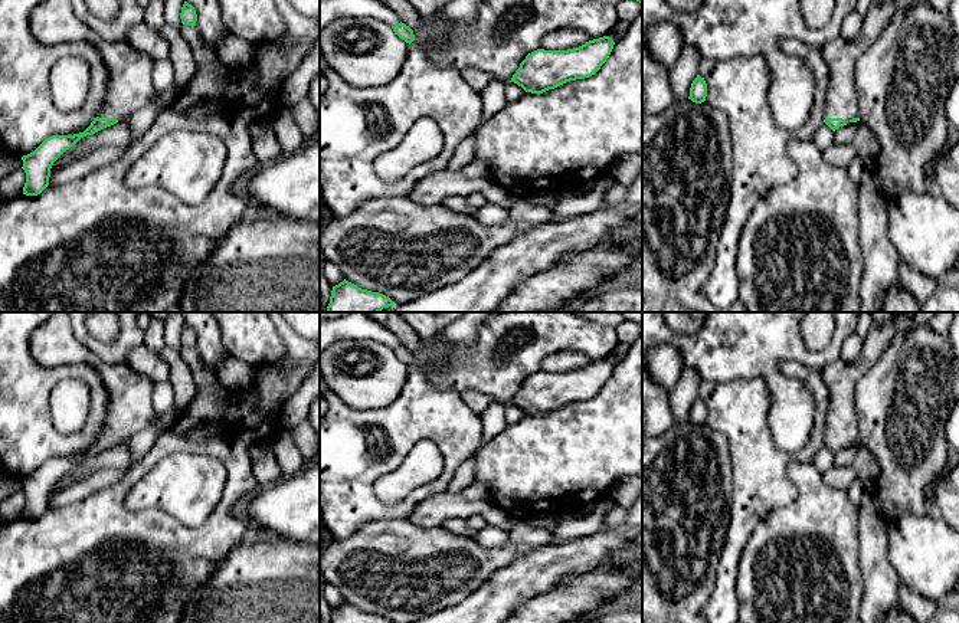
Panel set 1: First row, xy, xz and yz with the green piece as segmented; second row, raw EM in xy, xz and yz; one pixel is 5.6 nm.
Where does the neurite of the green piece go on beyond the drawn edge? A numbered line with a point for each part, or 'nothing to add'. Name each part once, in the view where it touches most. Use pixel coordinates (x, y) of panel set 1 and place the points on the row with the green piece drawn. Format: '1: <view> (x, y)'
1: yz (840, 55)

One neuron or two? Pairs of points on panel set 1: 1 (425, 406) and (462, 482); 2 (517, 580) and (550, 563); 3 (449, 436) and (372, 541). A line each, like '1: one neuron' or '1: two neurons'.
1: two neurons
2: one neuron
3: two neurons

